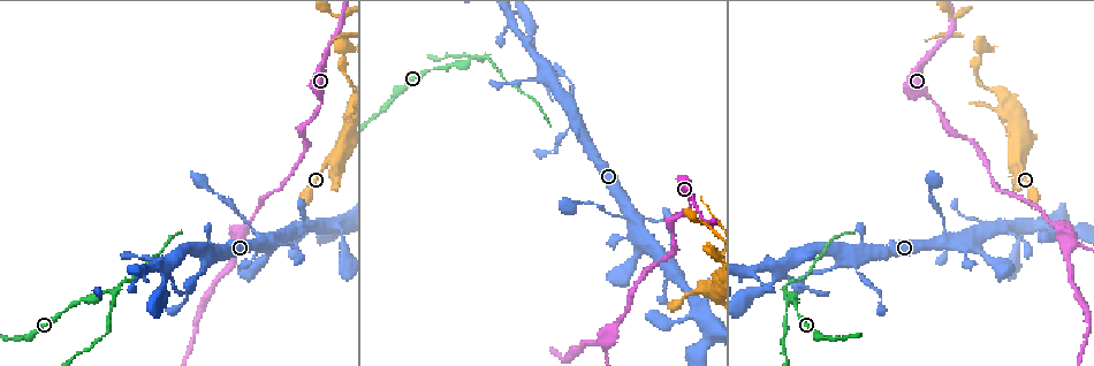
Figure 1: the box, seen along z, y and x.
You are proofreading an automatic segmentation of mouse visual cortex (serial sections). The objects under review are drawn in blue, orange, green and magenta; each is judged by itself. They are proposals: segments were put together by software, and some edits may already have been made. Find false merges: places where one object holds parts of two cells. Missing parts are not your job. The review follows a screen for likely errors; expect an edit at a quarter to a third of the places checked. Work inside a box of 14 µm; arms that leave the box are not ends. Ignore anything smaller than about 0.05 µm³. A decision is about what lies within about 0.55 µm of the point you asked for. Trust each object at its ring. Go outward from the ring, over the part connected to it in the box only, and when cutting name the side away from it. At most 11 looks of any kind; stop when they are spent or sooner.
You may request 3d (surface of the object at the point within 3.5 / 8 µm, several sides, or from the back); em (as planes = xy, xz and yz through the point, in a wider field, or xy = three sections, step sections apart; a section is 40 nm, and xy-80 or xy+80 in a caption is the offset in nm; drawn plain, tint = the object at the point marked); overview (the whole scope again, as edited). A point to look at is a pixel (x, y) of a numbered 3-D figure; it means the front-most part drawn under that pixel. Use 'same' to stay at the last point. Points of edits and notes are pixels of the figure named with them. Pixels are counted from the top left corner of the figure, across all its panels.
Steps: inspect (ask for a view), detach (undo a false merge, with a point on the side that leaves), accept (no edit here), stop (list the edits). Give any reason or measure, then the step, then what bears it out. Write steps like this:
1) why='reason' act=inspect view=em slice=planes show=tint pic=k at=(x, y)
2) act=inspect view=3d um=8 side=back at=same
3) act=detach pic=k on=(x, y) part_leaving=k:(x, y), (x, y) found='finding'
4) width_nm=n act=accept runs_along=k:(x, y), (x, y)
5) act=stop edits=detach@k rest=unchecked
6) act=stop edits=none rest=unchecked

why='thin arm on a thick one' act=inspect view=3d um=3.5 pic=1 at=(846, 261)

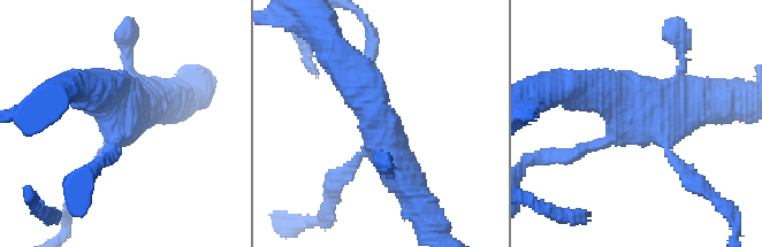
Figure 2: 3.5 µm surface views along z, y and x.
why='need the tissue' act=inspect view=em slice=xy step=5 show=tint pic=2 at=(642, 131)

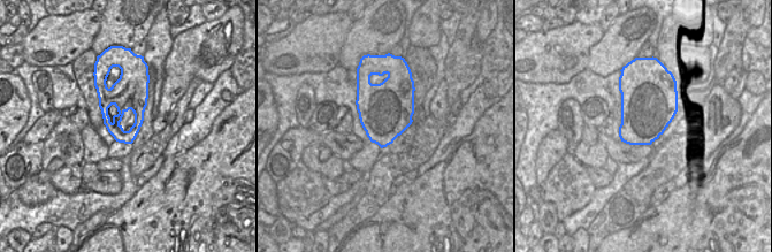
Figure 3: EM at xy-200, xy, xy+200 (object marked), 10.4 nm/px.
width_nm=600 act=accept runs_along=2:(420, 209), (356, 83) found='all the same cell'

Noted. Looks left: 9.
why='arms part here' act=inspect view=3d um=8 pic=1 at=(240, 237)

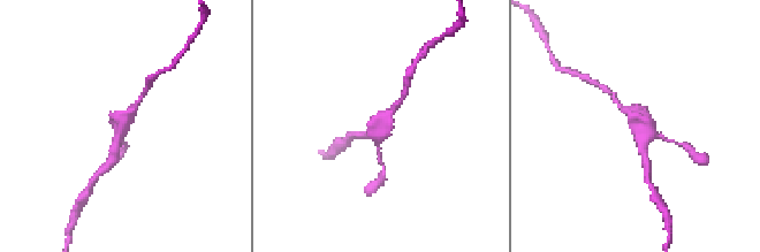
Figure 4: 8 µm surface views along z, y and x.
why='zoom in' act=inspect view=3d um=3.5 pic=4 at=(380, 131)

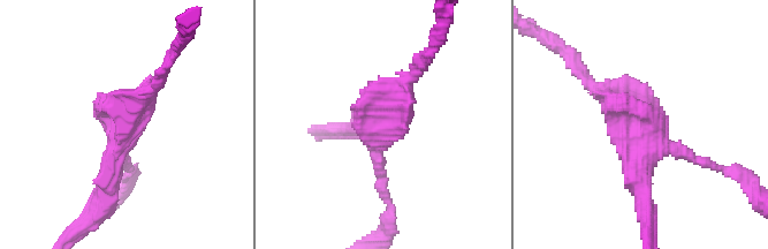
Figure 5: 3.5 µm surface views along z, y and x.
arms=3 act=accept runs_along=5:(159, 82), (127, 111), (103, 205) found='continuous, no second cell'

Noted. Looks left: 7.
why='a narrow waist' act=inspect view=3d um=3.5 side=back pic=1 at=(784, 292)

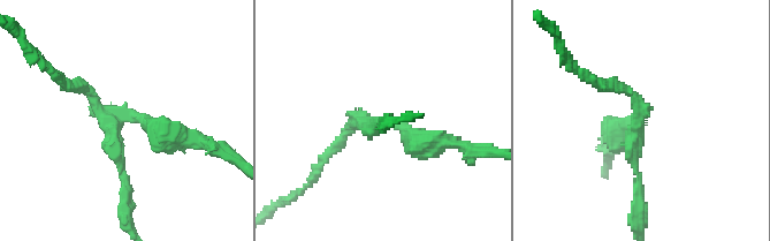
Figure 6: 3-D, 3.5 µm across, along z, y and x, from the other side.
why='need the tissue' act=inspect view=em slice=planes show=tint pic=6 at=(370, 124)

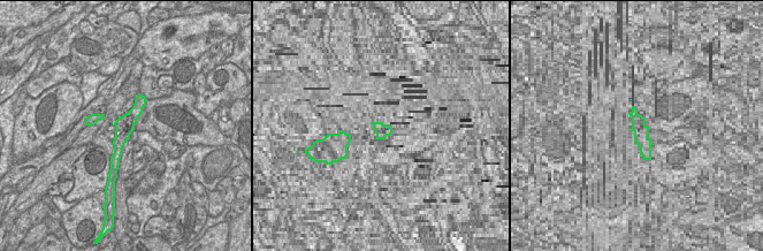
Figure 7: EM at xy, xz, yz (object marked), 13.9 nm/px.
act=inspect view=em slice=xy step=5 show=tint at=same

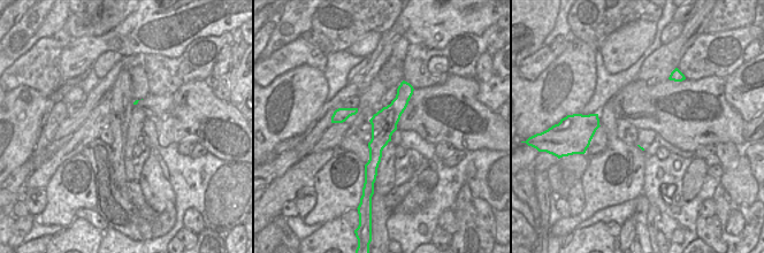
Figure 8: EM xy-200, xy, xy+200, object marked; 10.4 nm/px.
act=detach pic=6 on=(633, 152) part_leaving=6:(640, 114), (631, 138), (637, 217) found='a second cell is stuck on'

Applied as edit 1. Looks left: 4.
why='a narrow waist' act=inspect view=3d um=3.5 pic=1 at=(287, 245)

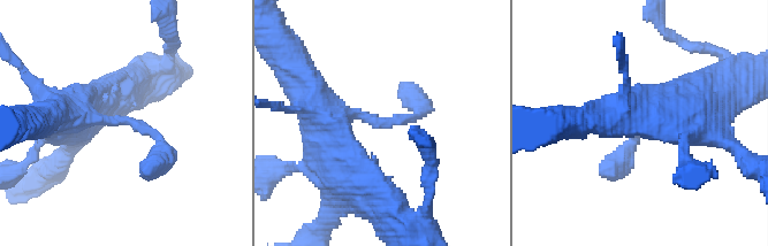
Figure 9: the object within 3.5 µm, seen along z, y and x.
act=inspect view=em slice=xy step=5 show=tint pic=9 at=(131, 122)

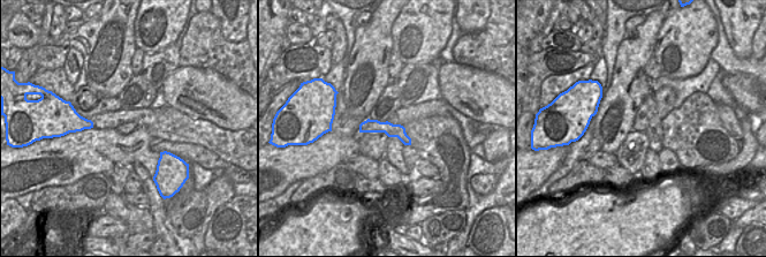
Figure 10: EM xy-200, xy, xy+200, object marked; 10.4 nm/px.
act=accept runs_along=10:(362, 127), (387, 127), (408, 142) found='continuous, no second cell'

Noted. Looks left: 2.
act=stop edits=detach@6 rest=unchecked

